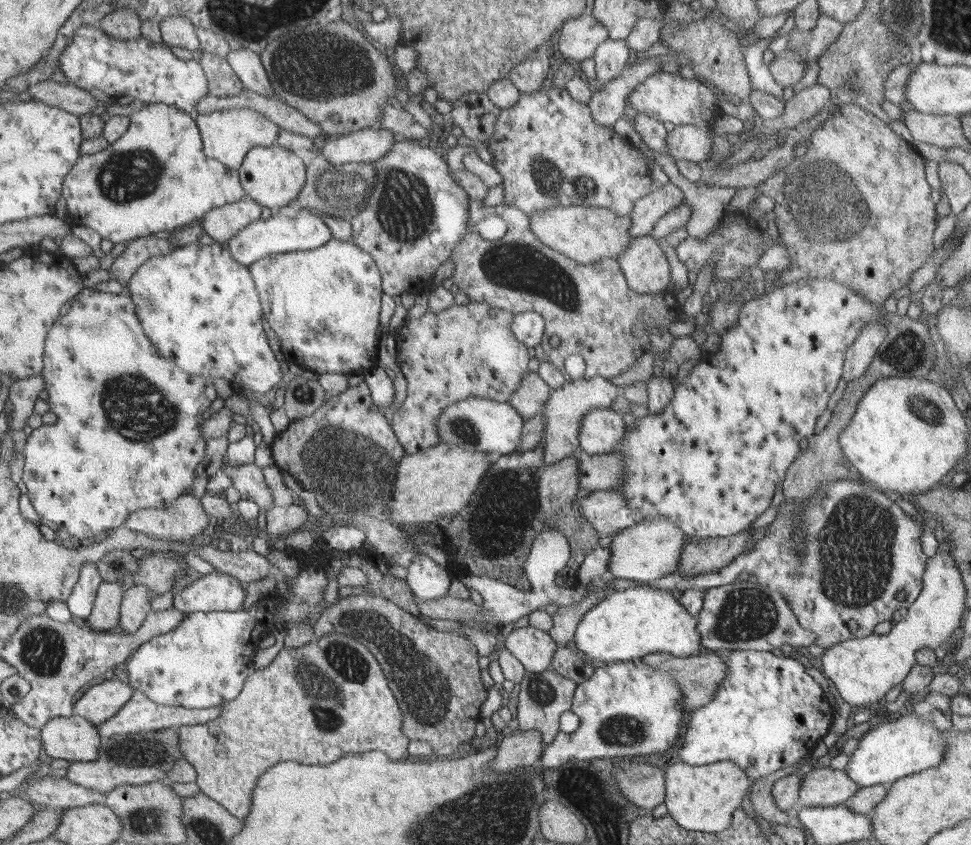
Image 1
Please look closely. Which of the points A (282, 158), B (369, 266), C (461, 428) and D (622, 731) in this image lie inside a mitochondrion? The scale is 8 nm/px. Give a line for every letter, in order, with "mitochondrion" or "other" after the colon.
A: other
B: other
C: mitochondrion
D: mitochondrion

